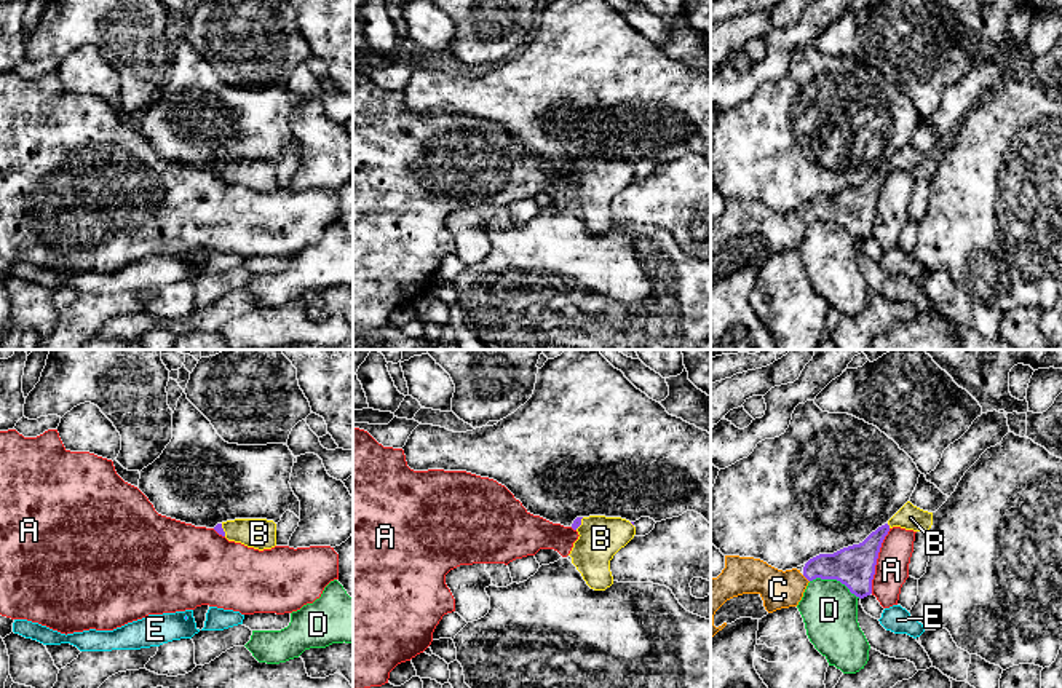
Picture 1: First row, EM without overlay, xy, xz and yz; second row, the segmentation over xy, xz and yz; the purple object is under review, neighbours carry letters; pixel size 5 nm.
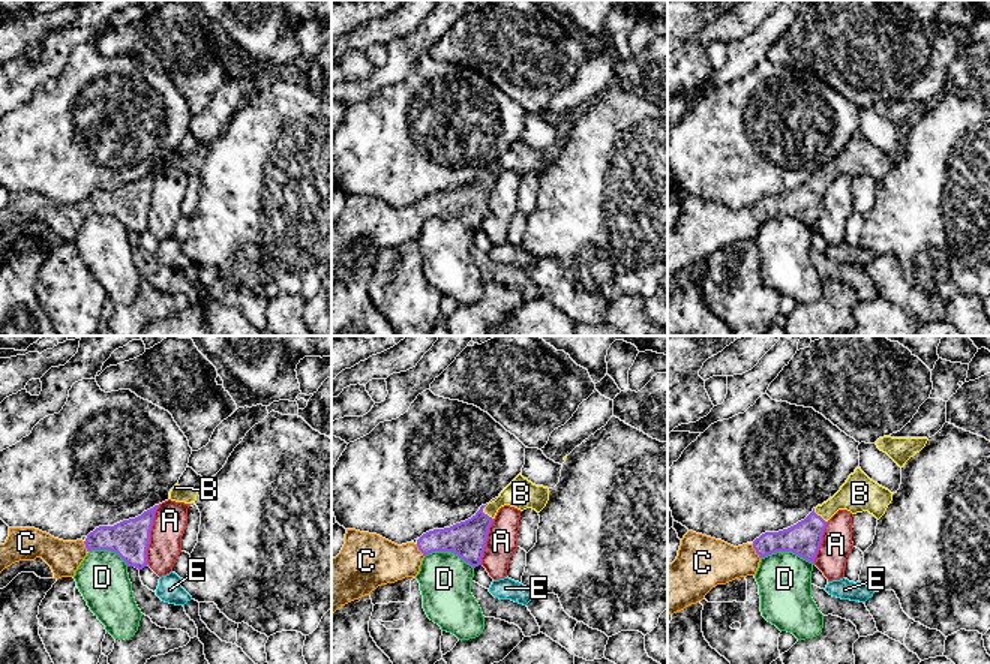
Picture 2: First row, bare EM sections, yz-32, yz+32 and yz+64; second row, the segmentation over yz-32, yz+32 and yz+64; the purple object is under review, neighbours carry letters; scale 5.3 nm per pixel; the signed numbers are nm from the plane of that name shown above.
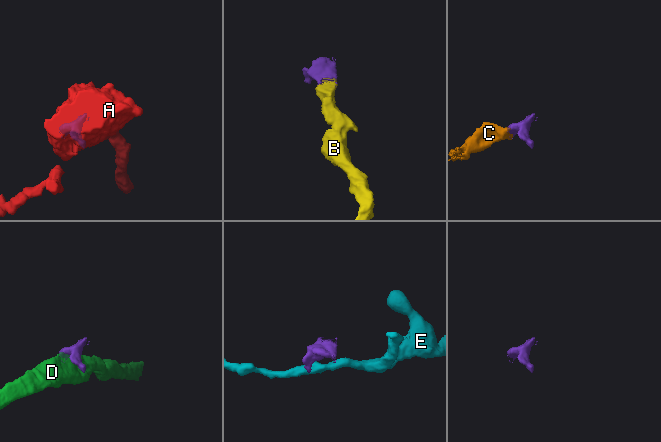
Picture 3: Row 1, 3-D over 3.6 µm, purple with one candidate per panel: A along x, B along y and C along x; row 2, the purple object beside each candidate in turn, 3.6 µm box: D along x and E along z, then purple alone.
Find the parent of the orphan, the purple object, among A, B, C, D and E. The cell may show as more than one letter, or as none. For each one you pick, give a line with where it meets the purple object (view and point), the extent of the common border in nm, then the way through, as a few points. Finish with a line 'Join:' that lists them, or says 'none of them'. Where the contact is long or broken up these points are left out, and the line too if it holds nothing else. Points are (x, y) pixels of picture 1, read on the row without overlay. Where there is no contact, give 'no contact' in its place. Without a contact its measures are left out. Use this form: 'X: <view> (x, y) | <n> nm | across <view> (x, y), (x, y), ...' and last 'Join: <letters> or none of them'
B: yz (888, 168) | 30 nm | across yz (856, 206), (888, 168), (903, 160), (911, 160)
C: yz (805, 219) | 50 nm | across yz (853, 208), (821, 208), (805, 219), (786, 232), (778, 232)
Join: B, C

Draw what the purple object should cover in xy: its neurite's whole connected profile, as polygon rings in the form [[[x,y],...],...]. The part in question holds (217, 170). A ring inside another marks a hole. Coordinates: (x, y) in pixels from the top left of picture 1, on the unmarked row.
[[[235,161],[217,166],[214,172],[228,184],[259,193],[276,188],[276,166],[267,161]]]

